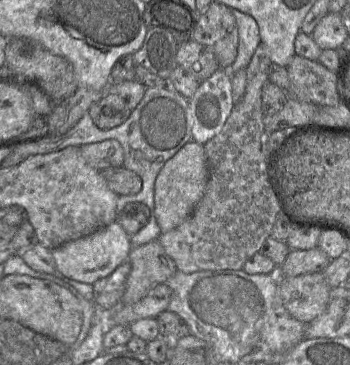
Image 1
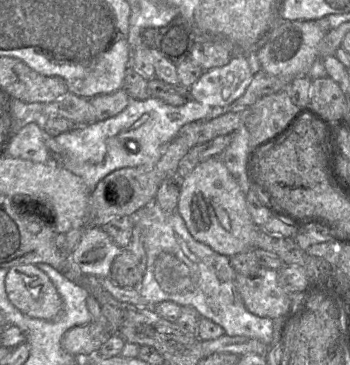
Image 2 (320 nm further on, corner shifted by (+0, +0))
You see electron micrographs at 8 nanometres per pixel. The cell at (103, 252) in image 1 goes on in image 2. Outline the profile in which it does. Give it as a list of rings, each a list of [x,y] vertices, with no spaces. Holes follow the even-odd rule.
[[[94,227],[83,233],[80,242],[70,253],[70,258],[84,275],[107,278],[113,260],[120,254],[121,250],[101,227]]]

